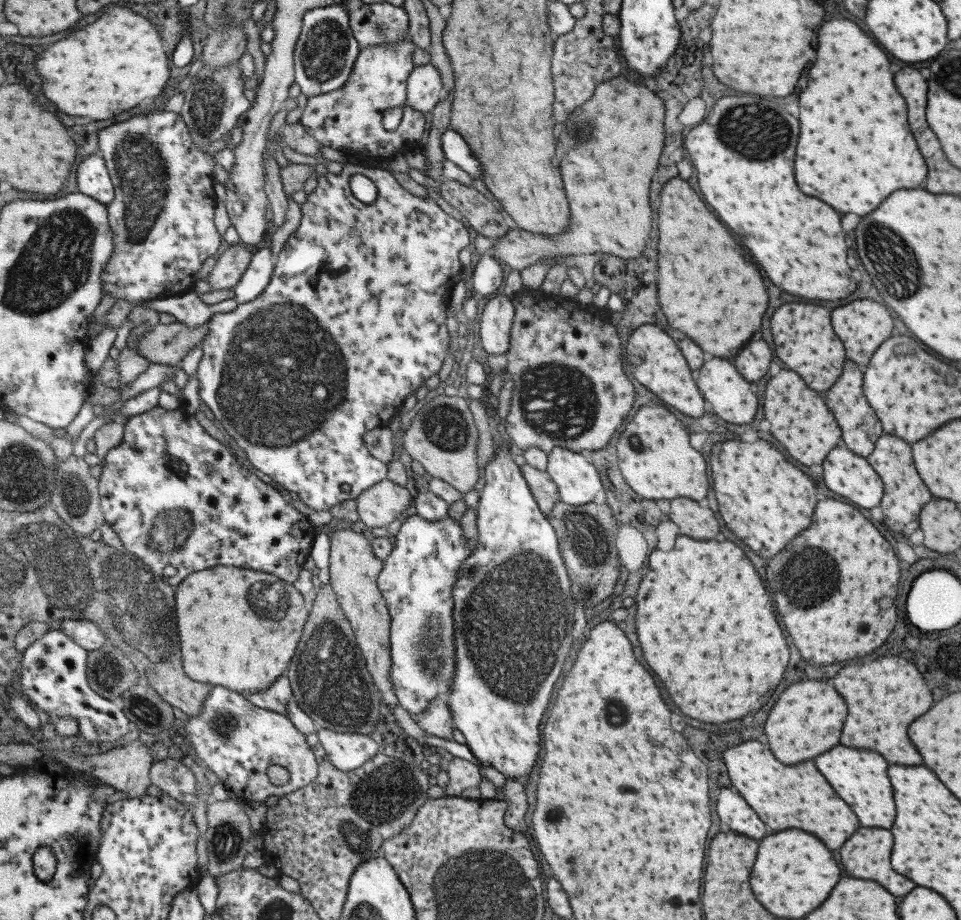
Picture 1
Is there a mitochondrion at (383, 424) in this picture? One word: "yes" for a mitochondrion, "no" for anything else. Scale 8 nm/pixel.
no

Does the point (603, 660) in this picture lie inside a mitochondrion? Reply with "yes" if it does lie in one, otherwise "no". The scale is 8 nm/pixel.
no

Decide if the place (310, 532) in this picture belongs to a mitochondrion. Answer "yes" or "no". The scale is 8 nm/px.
no

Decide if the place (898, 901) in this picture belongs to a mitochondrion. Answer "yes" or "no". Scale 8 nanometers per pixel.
no

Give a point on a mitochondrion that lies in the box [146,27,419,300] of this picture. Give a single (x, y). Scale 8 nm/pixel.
(207, 102)

